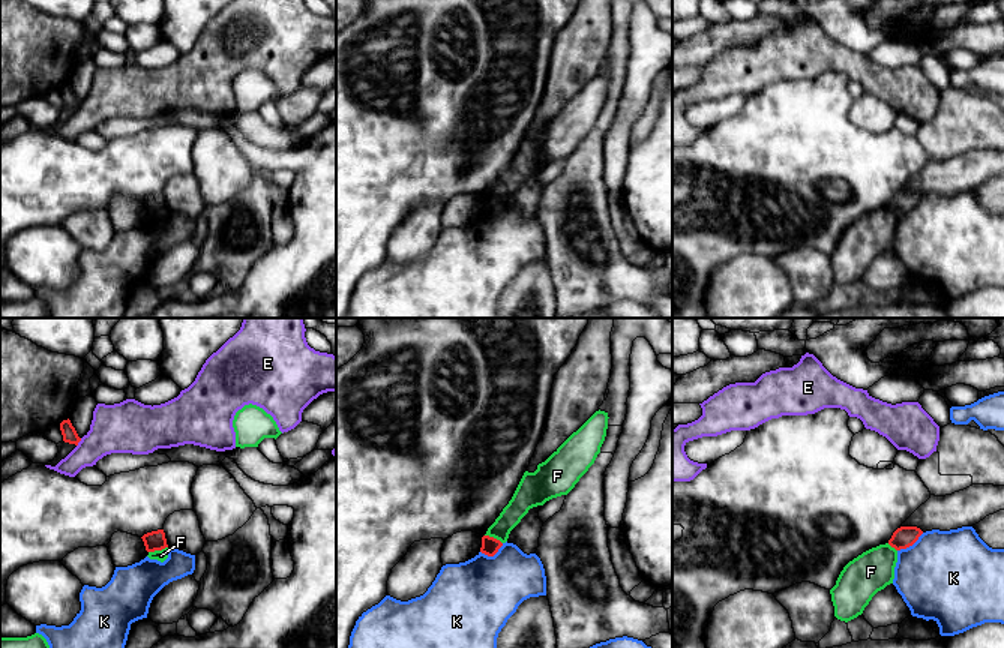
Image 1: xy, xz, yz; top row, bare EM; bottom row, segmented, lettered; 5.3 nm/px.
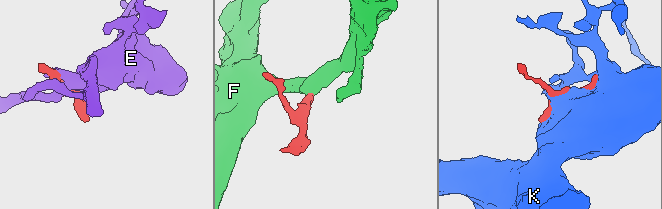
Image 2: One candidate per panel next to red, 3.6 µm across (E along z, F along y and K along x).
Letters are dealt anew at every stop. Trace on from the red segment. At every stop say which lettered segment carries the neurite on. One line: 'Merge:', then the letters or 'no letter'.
Merge: no letter

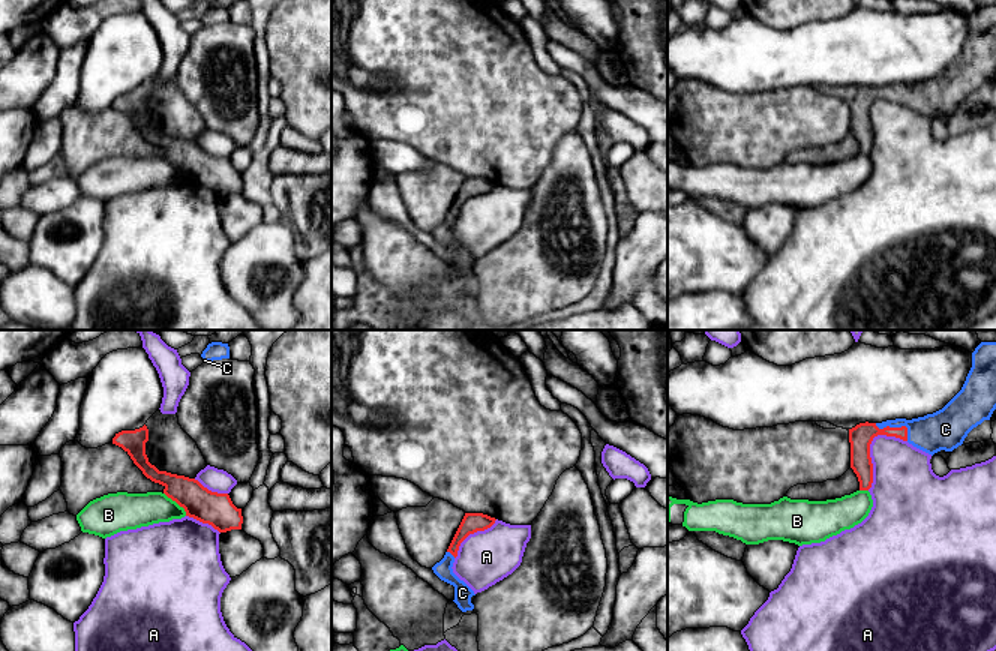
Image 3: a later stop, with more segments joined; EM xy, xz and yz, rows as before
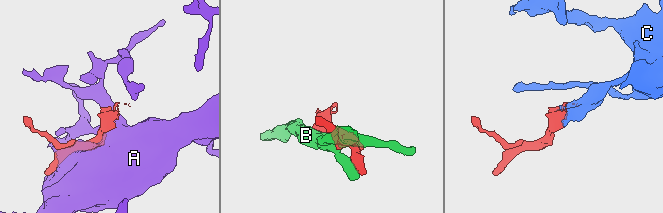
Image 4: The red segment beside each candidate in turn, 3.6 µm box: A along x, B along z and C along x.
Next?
Merge: C

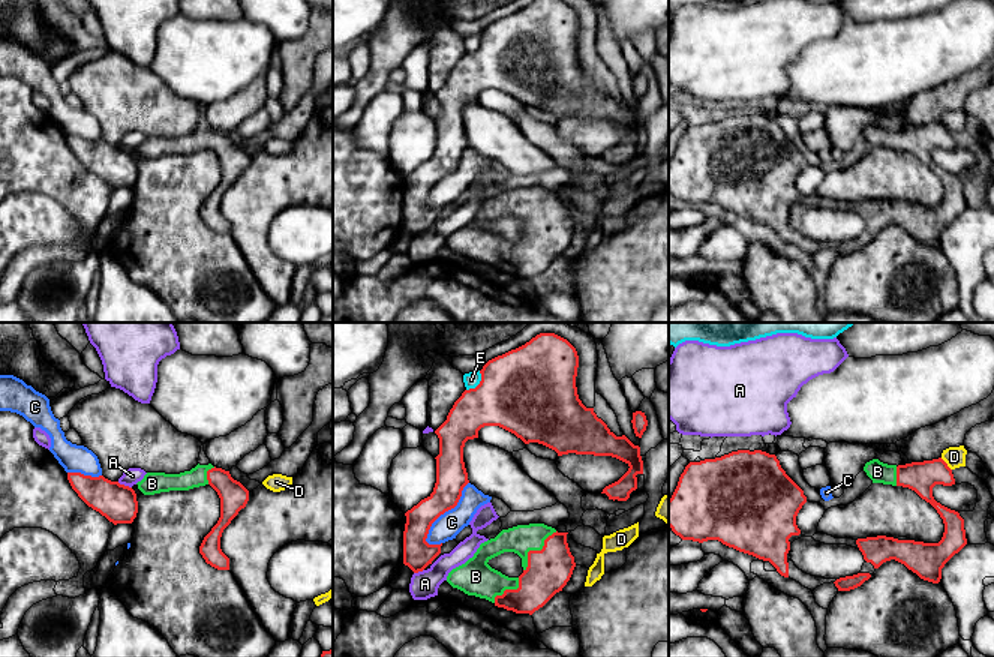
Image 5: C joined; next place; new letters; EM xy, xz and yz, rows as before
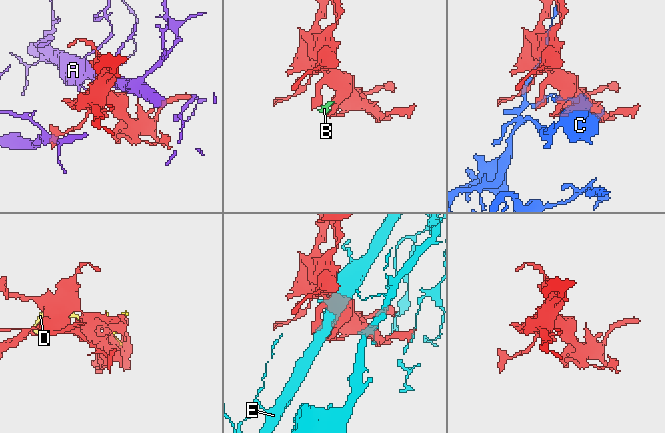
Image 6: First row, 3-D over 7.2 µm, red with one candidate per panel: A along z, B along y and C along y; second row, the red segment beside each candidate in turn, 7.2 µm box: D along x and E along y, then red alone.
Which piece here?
Merge: B

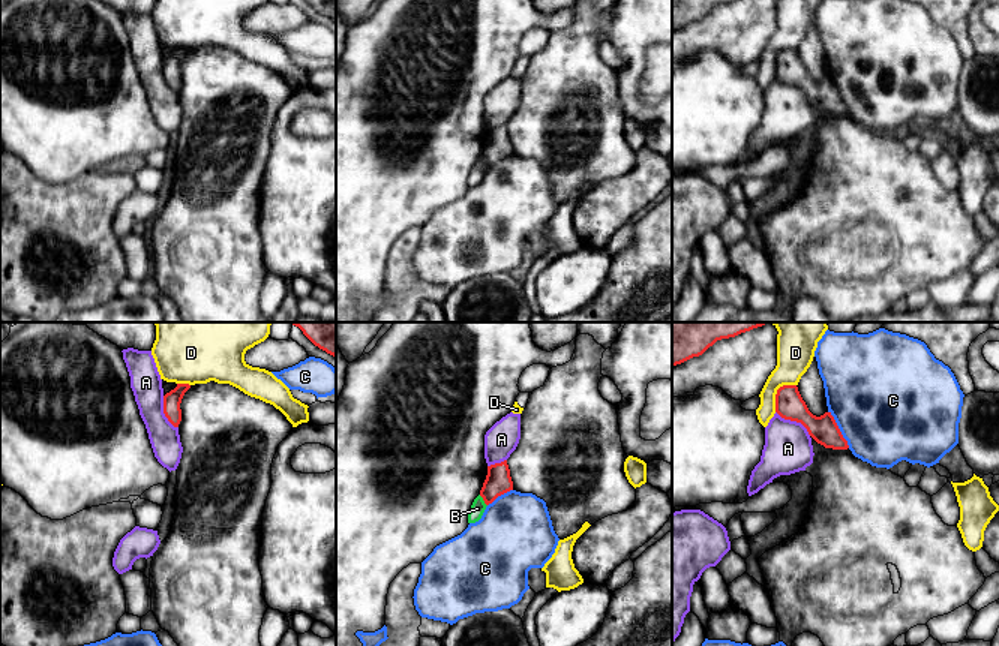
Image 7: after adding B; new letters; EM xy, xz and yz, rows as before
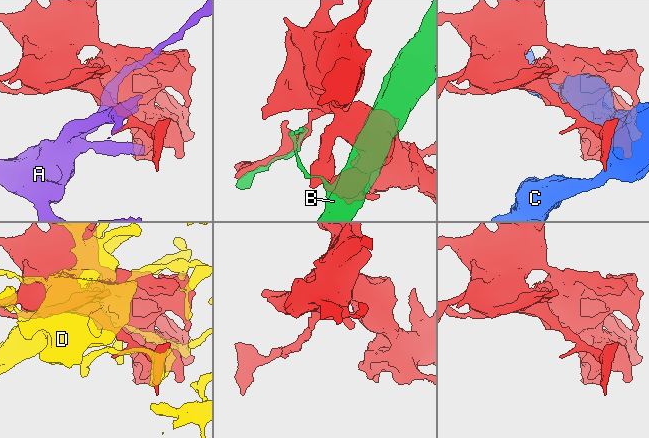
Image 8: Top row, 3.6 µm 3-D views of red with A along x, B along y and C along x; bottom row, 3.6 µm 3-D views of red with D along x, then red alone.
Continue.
Merge: no letter

